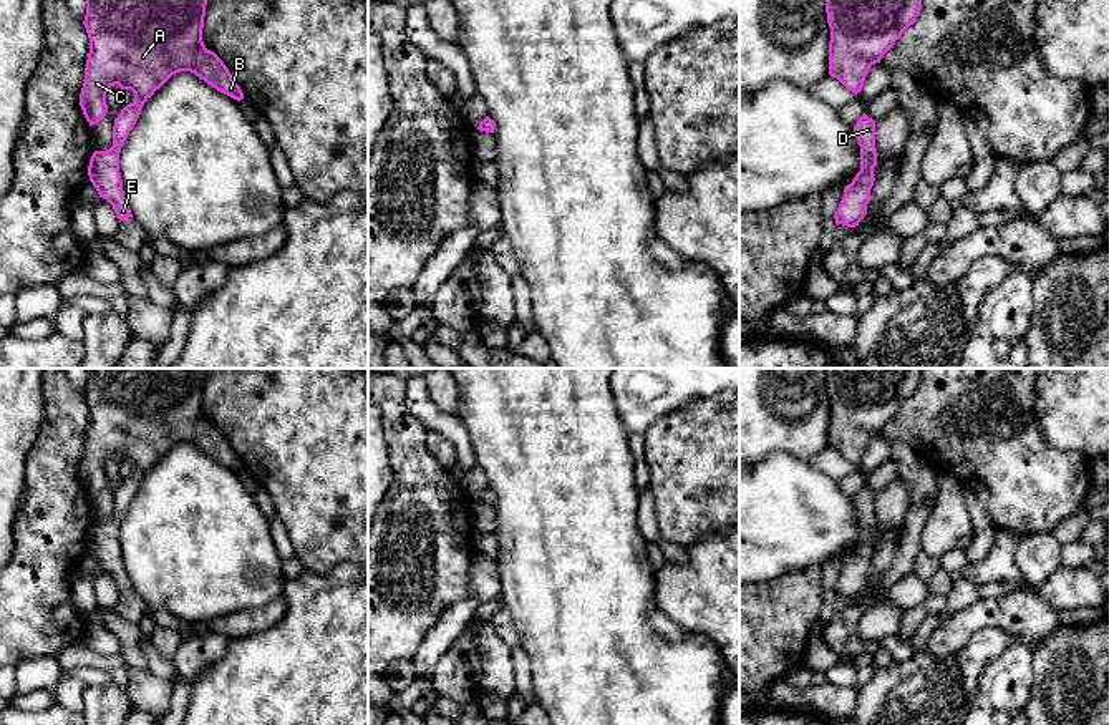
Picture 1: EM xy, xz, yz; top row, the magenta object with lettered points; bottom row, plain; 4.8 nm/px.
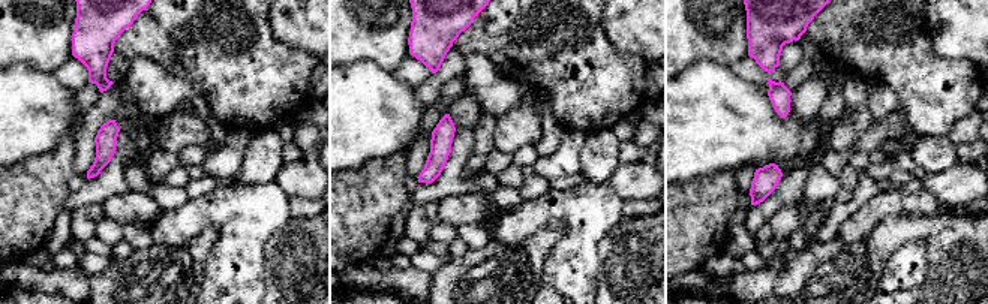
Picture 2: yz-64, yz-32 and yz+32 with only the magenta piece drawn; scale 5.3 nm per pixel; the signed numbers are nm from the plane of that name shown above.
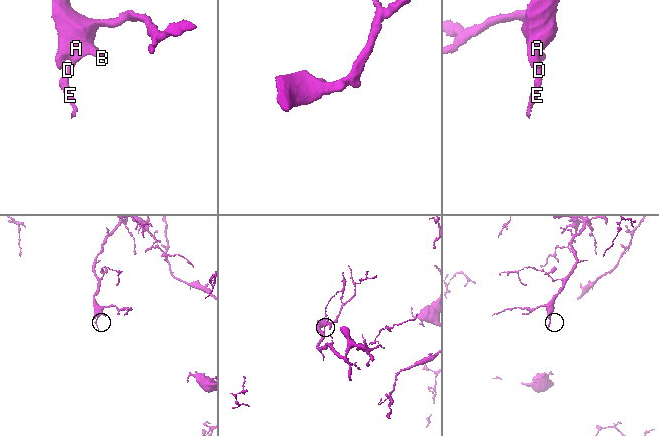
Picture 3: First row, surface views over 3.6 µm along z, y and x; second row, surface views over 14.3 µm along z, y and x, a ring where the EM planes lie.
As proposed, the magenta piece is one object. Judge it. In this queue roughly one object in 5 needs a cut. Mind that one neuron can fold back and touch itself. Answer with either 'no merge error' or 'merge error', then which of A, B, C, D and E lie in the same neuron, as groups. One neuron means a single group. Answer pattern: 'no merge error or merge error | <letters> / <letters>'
no merge error | A B C D E

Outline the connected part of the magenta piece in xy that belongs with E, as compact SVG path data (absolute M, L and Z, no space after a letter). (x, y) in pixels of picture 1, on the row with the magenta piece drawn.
M86 0L85 28L90 38L90 53L85 68L85 83L80 106L90 126L98 124L108 113L106 91L118 85L131 90L134 100L121 109L113 126L113 146L94 151L88 176L99 197L106 199L119 222L133 217L123 191L119 153L129 131L136 124L144 103L172 75L191 71L217 91L240 101L244 93L224 61L202 41L207 0Z

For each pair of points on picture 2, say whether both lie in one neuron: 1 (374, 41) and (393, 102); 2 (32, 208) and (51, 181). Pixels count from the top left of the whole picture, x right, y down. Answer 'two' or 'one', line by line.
1: two
2: one

